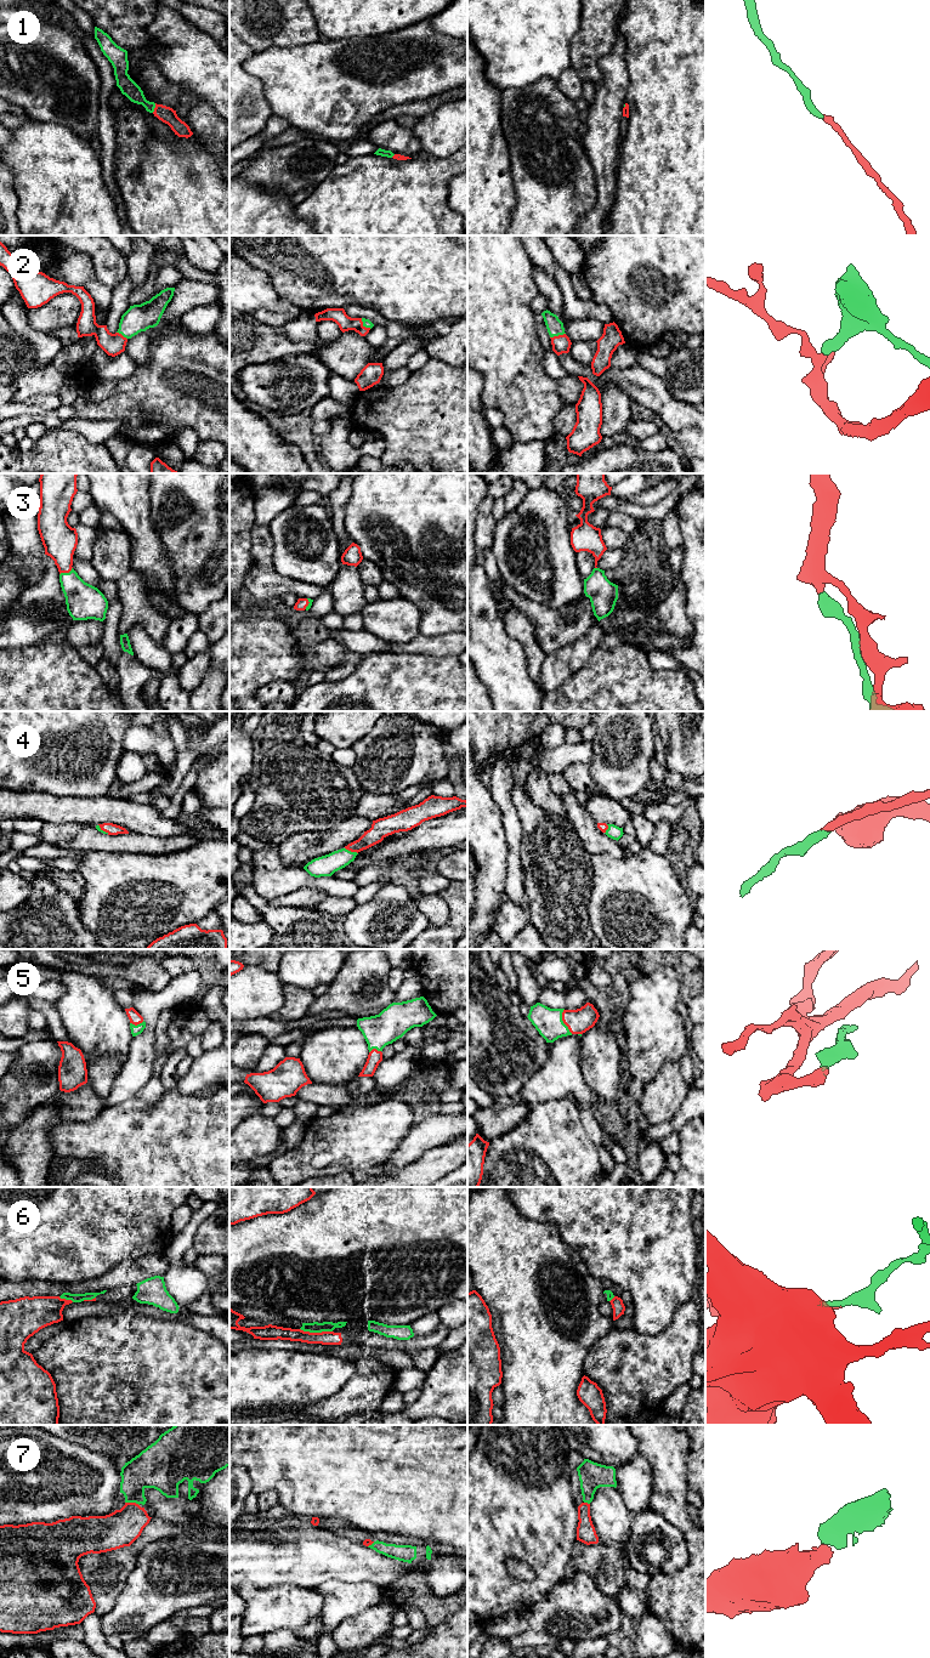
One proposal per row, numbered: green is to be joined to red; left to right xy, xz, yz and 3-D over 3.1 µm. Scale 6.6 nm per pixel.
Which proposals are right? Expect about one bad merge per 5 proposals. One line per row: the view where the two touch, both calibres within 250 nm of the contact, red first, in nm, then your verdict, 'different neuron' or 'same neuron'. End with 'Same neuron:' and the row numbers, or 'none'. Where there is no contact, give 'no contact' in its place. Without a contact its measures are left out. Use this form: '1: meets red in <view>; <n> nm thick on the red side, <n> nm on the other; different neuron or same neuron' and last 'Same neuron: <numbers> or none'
1: meets red in xy; 110 nm thick on the red side, 110 nm on the other; same neuron
2: meets red in yz; 120 nm thick on the red side, 110 nm on the other; same neuron
3: meets red in xy; 220 nm thick on the red side, 240 nm on the other; same neuron
4: meets red in xz; 130 nm thick on the red side, 140 nm on the other; same neuron
5: meets red in yz; 160 nm thick on the red side, 180 nm on the other; same neuron
6: meets red in xz; 100 nm thick on the red side, 70 nm on the other; different neuron
7: meets red in xy; 240 nm thick on the red side, 240 nm on the other; same neuron
Same neuron: 1, 2, 3, 4, 5, 7

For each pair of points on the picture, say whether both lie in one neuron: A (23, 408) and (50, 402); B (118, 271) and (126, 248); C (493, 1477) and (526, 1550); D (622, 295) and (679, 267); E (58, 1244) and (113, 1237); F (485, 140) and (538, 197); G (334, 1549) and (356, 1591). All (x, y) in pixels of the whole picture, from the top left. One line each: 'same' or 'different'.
A: same
B: different
C: same
D: same
E: same
F: different
G: different

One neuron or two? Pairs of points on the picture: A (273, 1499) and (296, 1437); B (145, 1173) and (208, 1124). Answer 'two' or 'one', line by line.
A: two
B: one

